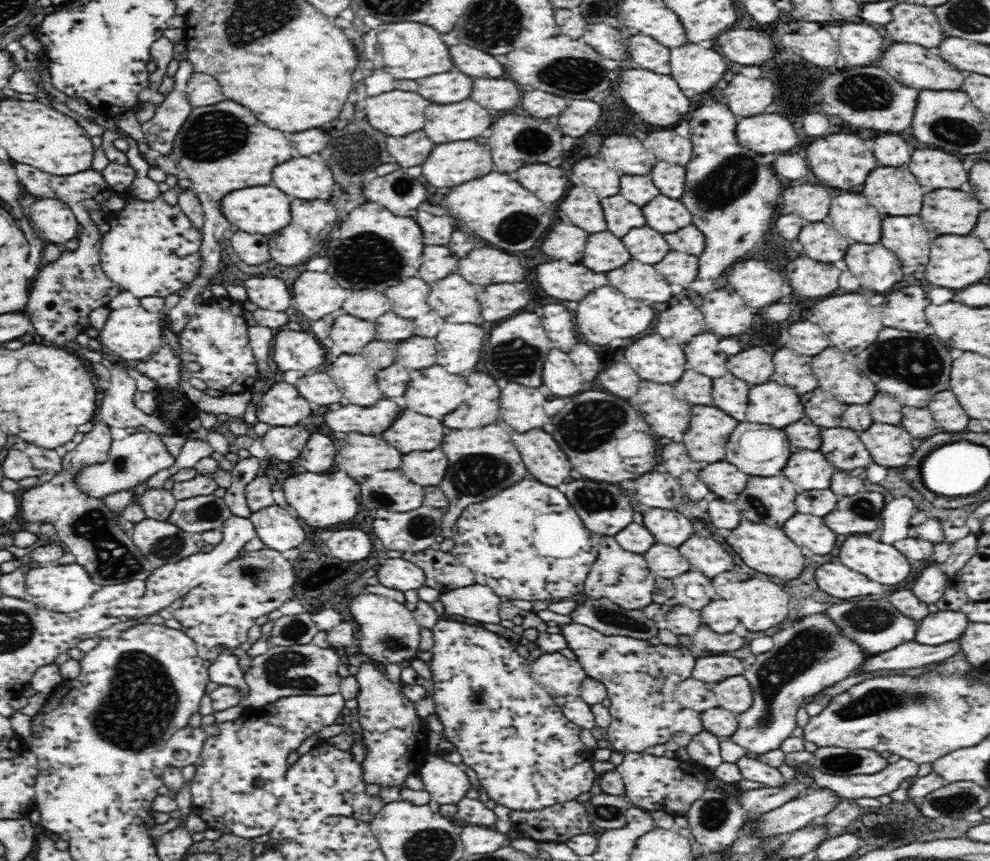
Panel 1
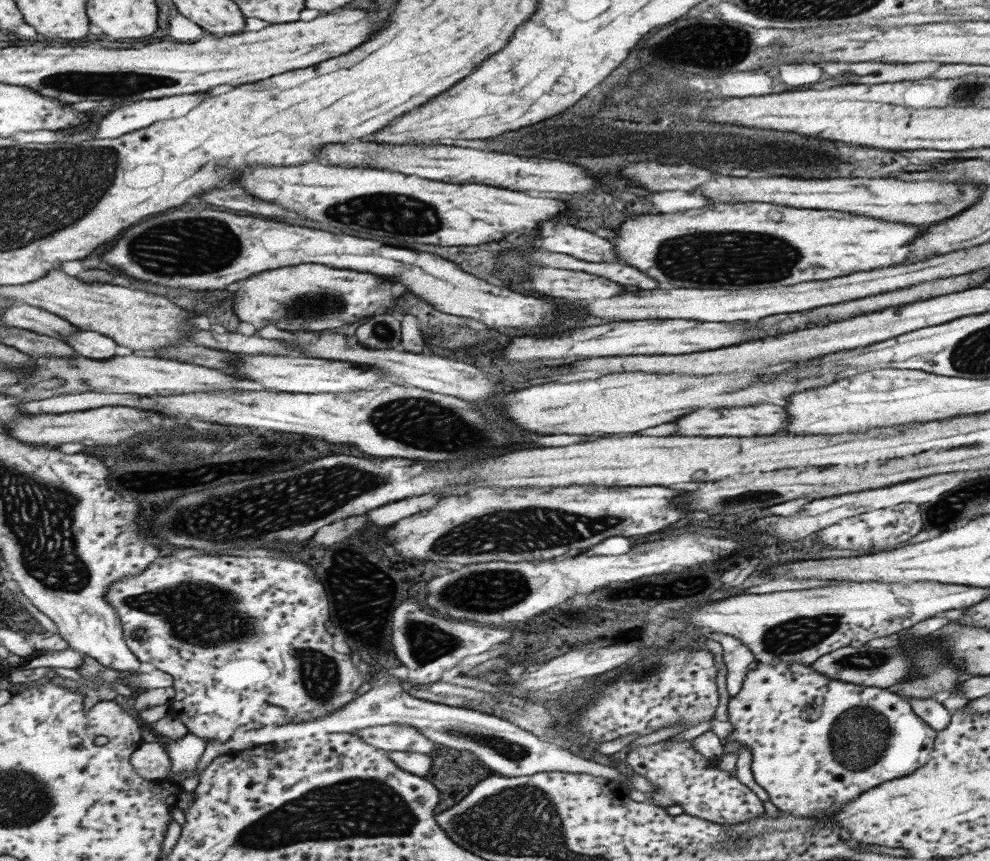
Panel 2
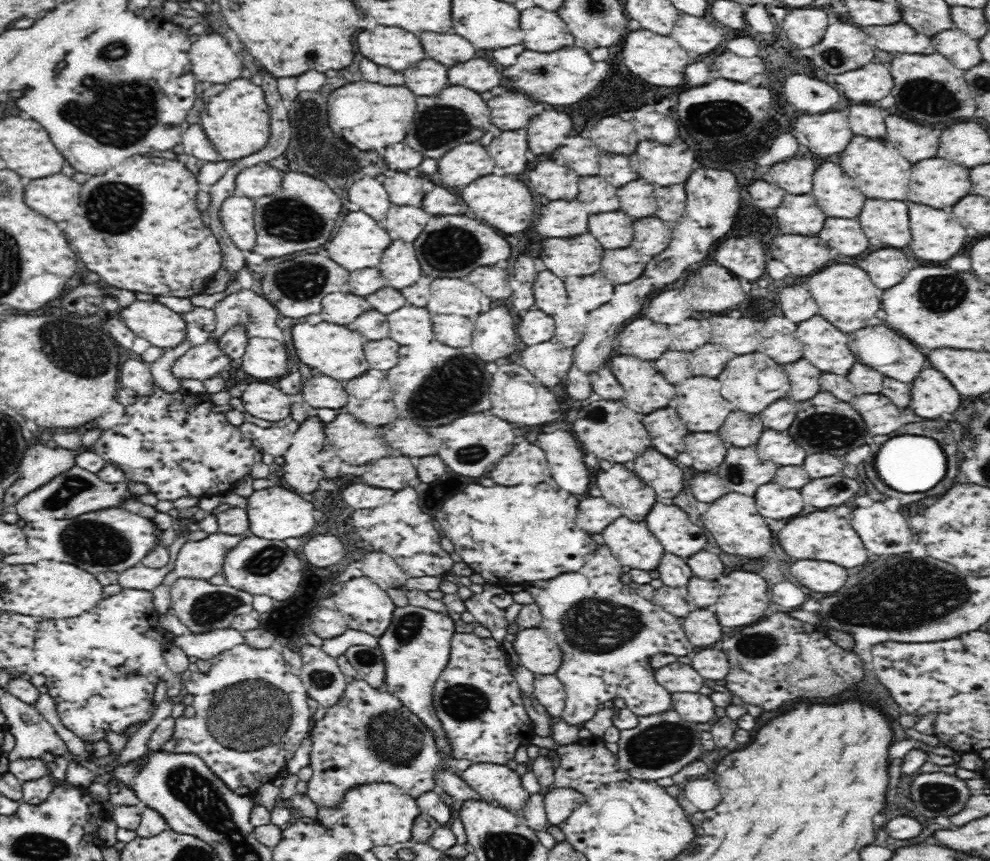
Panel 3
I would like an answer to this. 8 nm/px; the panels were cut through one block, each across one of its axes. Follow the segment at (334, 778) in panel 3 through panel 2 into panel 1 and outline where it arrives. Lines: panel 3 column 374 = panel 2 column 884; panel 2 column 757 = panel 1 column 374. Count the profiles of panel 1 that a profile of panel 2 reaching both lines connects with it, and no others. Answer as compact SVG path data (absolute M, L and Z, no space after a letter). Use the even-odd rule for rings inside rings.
M363 661L360 663L358 667L358 672L356 672L356 681L358 682L358 695L356 696L356 702L358 703L358 716L359 716L359 724L361 728L361 735L357 737L362 738L362 746L364 749L364 759L359 762L362 774L362 782L364 784L374 784L374 786L379 786L382 790L390 790L390 788L398 788L398 790L404 790L406 788L406 780L412 776L412 774L419 774L421 766L424 764L426 758L430 755L427 744L428 744L428 728L420 719L418 711L414 708L414 702L410 701L402 692L387 678L387 674L383 672L383 670L379 670L377 667L377 663L371 661Z

